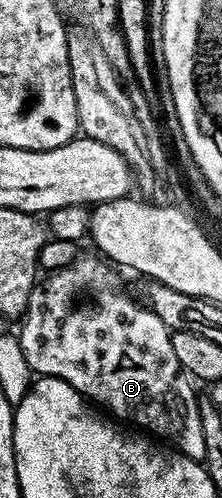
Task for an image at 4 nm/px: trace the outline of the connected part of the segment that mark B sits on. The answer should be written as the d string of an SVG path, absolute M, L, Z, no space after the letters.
M78 254L66 268L50 271L46 280L45 277L38 279L29 292L25 315L20 321L19 339L23 354L27 354L30 373L38 377L54 376L67 382L86 400L100 406L118 421L128 422L152 434L187 458L204 461L199 396L193 393L195 384L189 373L182 368L179 358L175 358L171 329L153 313L152 308L128 300L117 289L114 265L100 255L92 255Z

